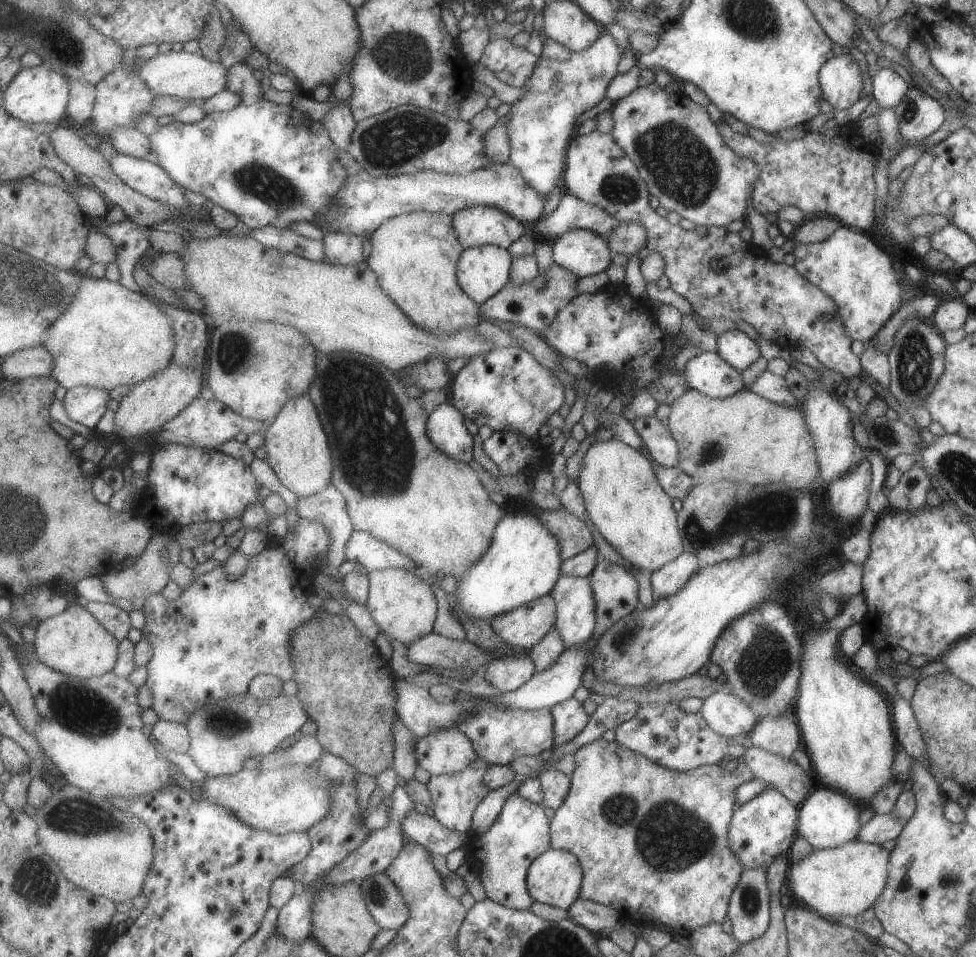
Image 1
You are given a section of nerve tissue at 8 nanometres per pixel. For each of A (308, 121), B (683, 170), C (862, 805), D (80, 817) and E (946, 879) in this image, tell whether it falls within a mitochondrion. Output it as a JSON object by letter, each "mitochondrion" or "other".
{"A":"other","B":"mitochondrion","C":"other","D":"mitochondrion","E":"mitochondrion"}

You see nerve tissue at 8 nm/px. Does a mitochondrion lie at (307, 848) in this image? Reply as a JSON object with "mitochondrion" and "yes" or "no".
{"mitochondrion":"no"}

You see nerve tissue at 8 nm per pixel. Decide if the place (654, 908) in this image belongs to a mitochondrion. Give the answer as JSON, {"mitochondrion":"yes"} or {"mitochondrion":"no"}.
{"mitochondrion":"no"}

